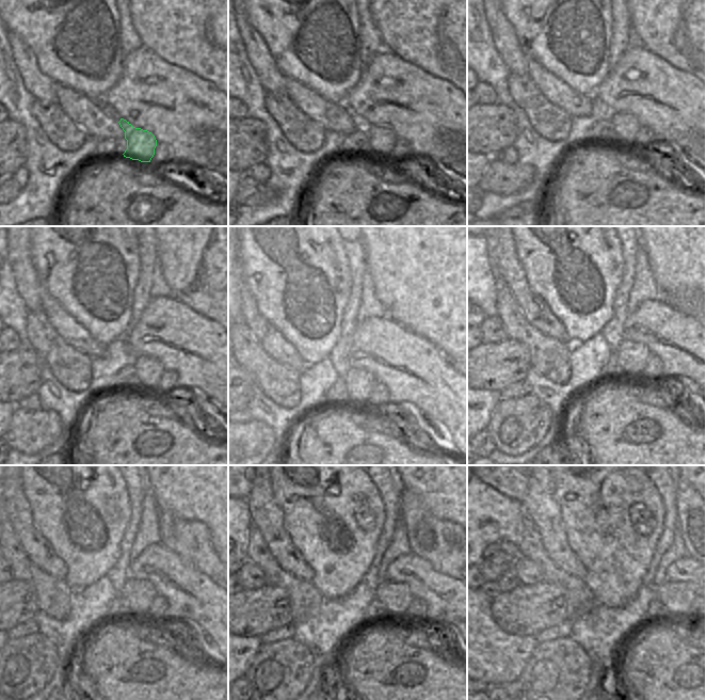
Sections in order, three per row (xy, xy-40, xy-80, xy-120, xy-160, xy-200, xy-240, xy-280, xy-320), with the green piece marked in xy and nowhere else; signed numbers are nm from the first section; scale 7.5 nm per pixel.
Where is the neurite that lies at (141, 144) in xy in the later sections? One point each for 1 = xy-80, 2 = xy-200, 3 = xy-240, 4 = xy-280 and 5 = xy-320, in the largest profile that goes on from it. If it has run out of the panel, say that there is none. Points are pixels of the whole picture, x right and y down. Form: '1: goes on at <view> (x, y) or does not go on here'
1: goes on at xy-80 (621, 141)
2: goes on at xy-200 (629, 358)
3: goes on at xy-240 (140, 597)
4: goes on at xy-280 (396, 598)
5: goes on at xy-320 (640, 599)

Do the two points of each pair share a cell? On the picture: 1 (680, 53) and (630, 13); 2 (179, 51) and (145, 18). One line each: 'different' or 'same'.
1: same
2: same

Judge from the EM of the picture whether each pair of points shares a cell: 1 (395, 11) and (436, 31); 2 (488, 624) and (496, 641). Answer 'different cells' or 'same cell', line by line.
1: same cell
2: different cells

